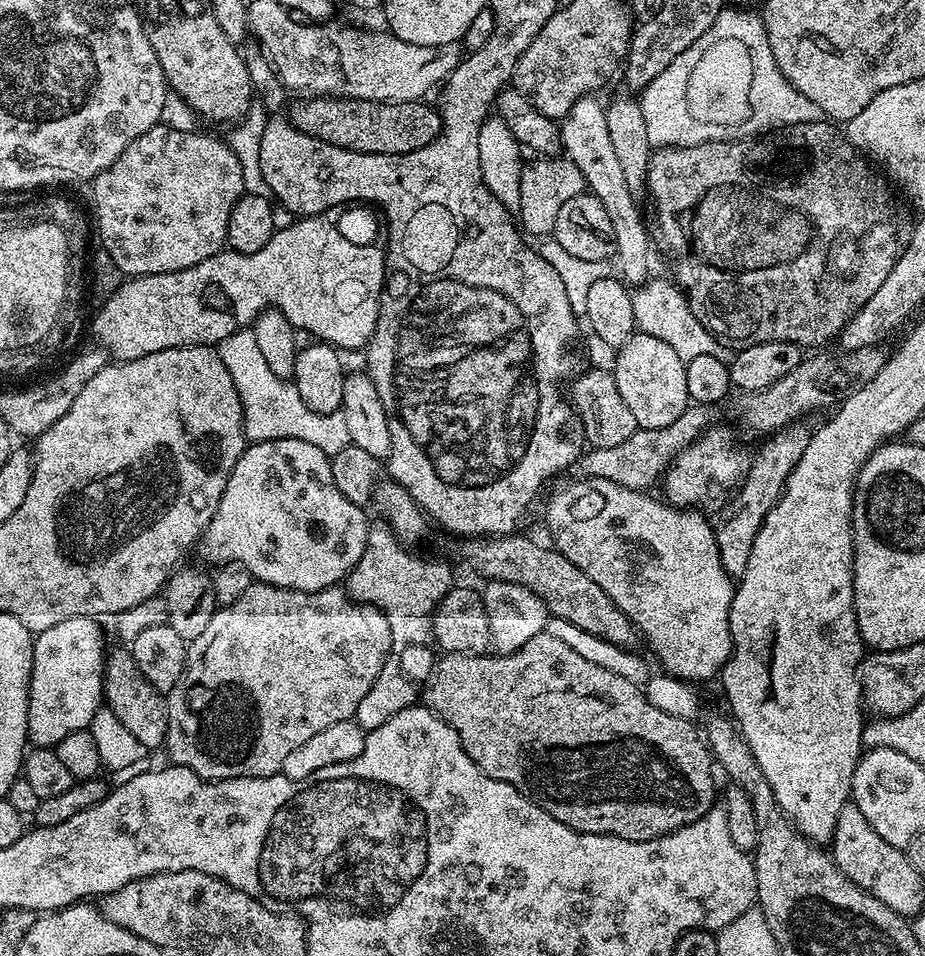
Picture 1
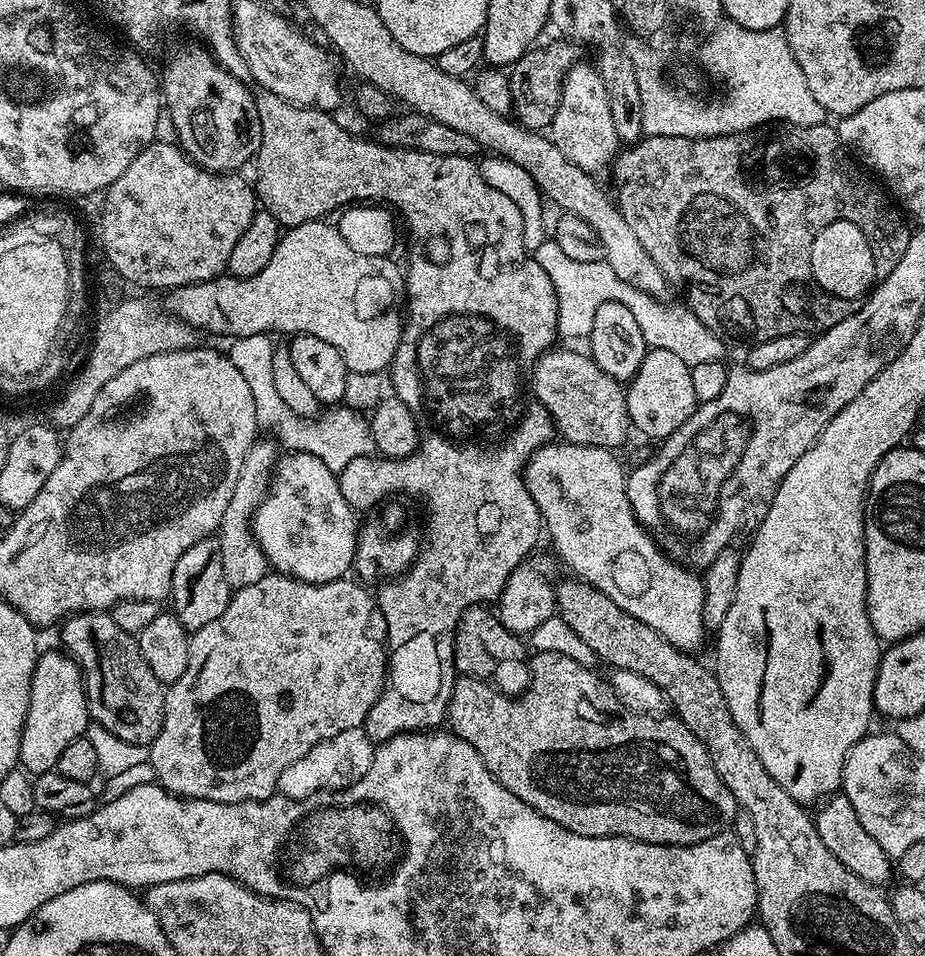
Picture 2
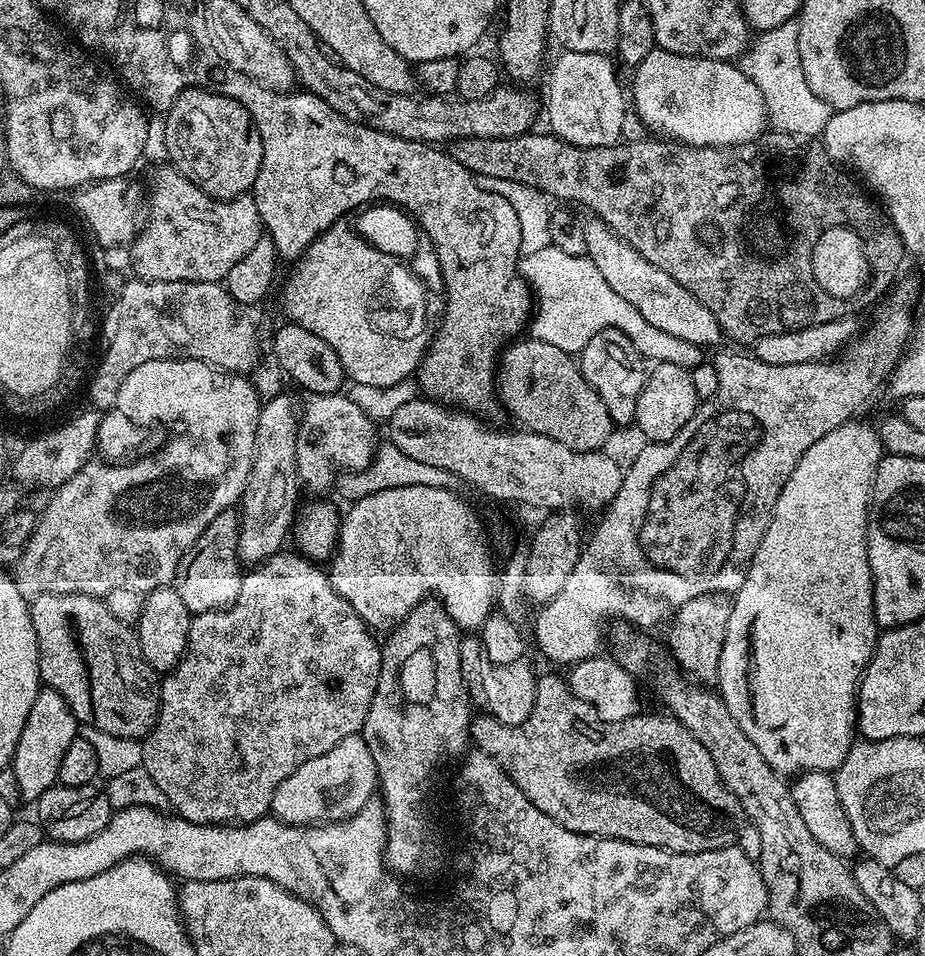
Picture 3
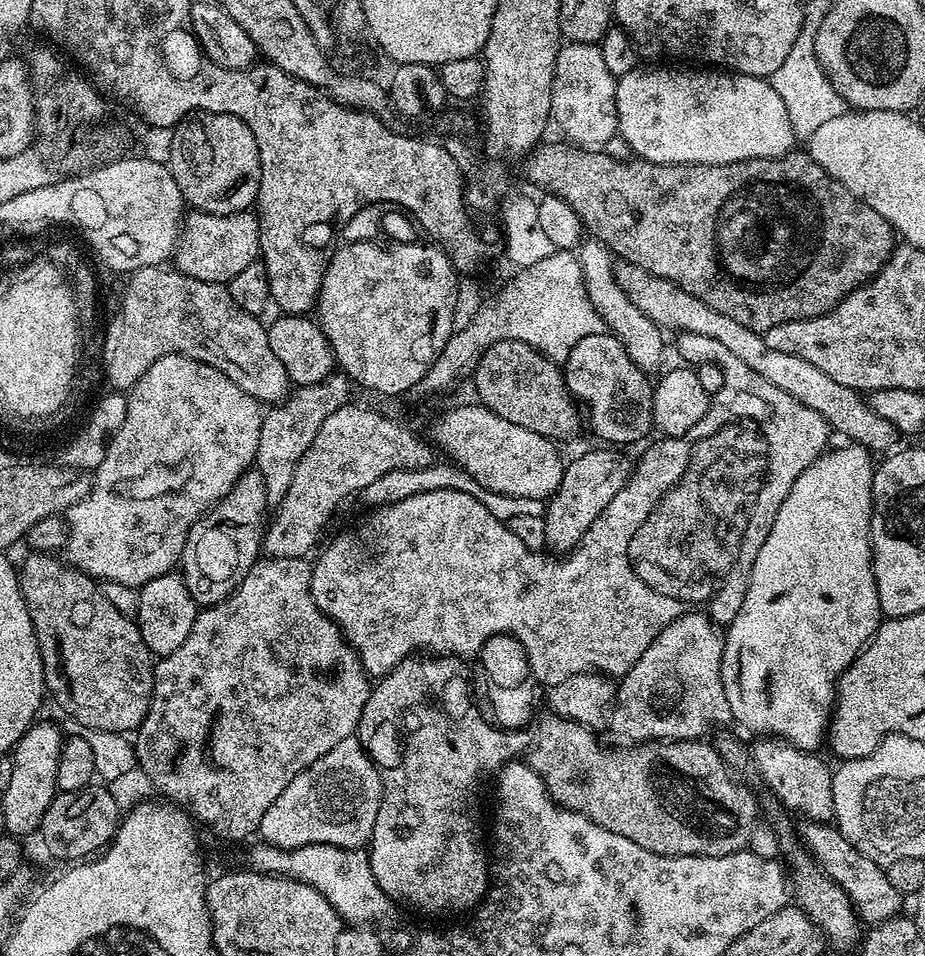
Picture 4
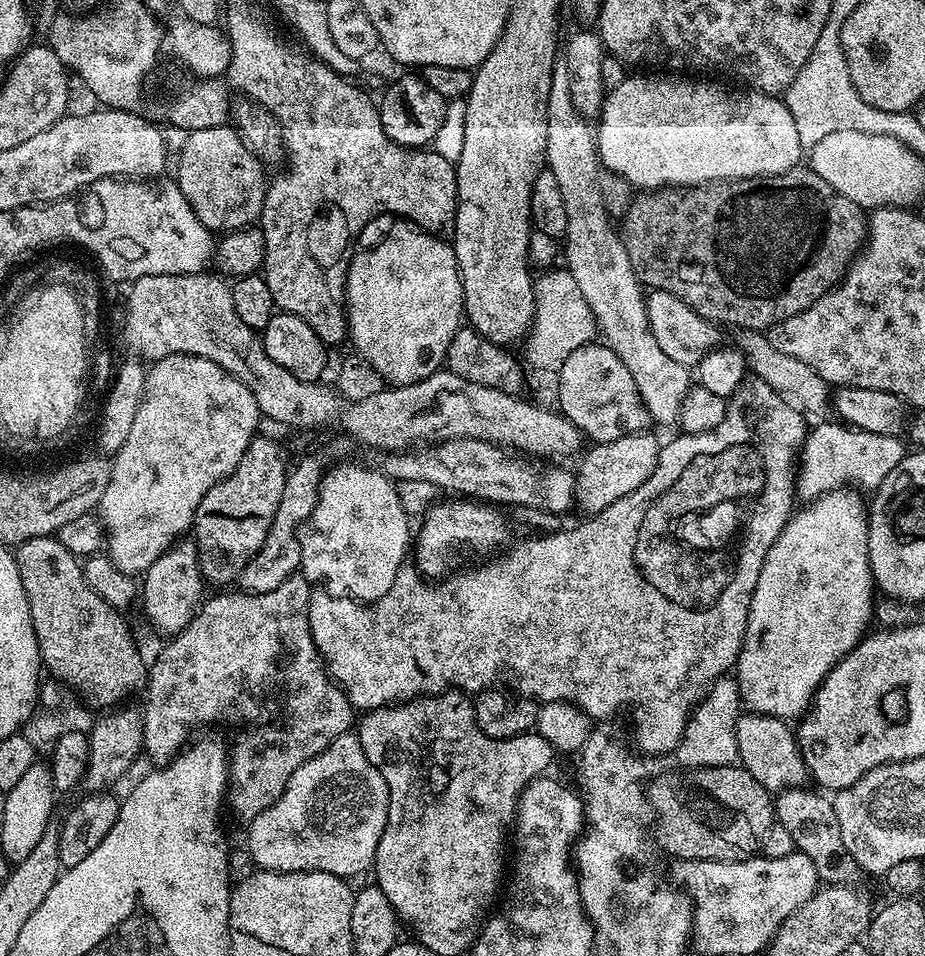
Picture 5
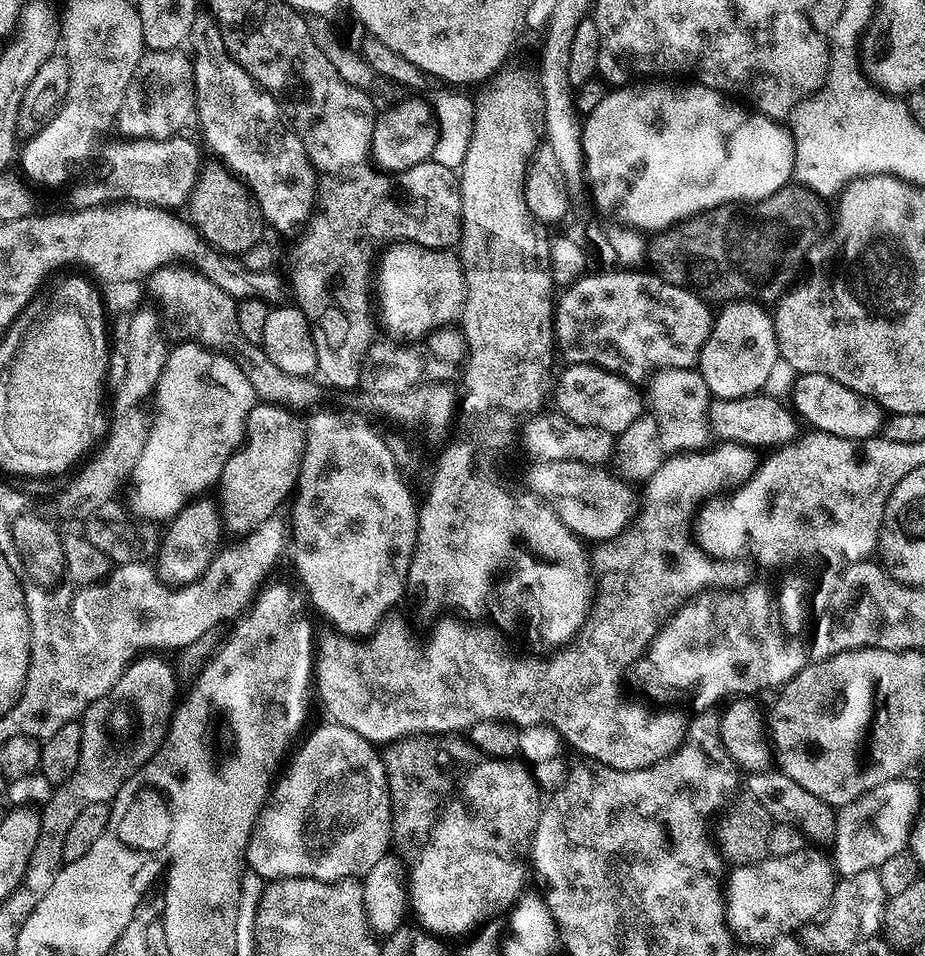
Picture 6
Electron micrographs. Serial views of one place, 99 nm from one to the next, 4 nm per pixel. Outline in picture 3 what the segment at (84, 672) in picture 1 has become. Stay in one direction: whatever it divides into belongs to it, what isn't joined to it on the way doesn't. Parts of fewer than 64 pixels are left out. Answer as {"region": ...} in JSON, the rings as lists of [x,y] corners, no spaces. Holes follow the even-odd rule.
{"region":[[[41,687],[34,698],[34,706],[30,706],[26,726],[22,726],[22,738],[18,738],[18,746],[14,750],[10,765],[14,770],[14,778],[18,778],[21,801],[34,802],[46,790],[56,787],[62,754],[66,754],[66,746],[70,746],[77,734],[78,721],[64,696],[53,688]]]}

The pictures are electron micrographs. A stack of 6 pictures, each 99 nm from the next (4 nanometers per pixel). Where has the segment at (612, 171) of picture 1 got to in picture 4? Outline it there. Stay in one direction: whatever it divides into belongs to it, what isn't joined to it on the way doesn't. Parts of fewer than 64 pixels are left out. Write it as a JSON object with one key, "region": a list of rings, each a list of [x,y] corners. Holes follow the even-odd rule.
{"region":[[[565,43],[554,62],[551,119],[577,146],[608,146],[618,136],[620,123],[616,113],[616,81],[602,58],[599,43]]]}

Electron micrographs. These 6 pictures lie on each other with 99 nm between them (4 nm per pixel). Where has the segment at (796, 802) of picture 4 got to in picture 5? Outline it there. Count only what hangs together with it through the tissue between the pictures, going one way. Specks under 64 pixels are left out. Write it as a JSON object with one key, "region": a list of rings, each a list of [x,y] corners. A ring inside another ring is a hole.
{"region":[[[758,712],[741,715],[736,724],[736,741],[739,763],[769,792],[775,794],[786,788],[802,788],[809,783],[808,767],[796,745],[796,733],[777,716],[761,716]]]}

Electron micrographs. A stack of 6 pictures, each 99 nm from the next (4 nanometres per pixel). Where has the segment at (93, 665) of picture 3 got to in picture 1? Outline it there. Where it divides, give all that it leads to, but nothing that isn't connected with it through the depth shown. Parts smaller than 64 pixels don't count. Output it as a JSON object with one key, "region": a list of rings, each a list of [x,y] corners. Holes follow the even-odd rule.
{"region":[[[127,647],[116,648],[107,653],[104,666],[104,699],[103,703],[138,738],[145,750],[152,750],[165,743],[166,740],[166,700],[150,682],[142,670],[138,670],[138,662],[134,662],[131,651]]]}

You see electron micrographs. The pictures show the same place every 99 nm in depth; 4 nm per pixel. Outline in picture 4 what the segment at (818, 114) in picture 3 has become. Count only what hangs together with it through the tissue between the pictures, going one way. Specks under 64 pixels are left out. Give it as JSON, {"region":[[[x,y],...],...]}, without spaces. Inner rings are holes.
{"region":[[[814,14],[805,15],[804,28],[798,34],[796,45],[786,54],[786,59],[778,70],[770,78],[774,90],[778,90],[778,98],[786,102],[786,114],[790,114],[790,126],[797,138],[806,138],[830,122],[830,118],[838,118],[846,110],[842,94],[834,90],[828,75],[824,73],[824,67],[816,57],[816,27],[820,25],[820,16]]]}

